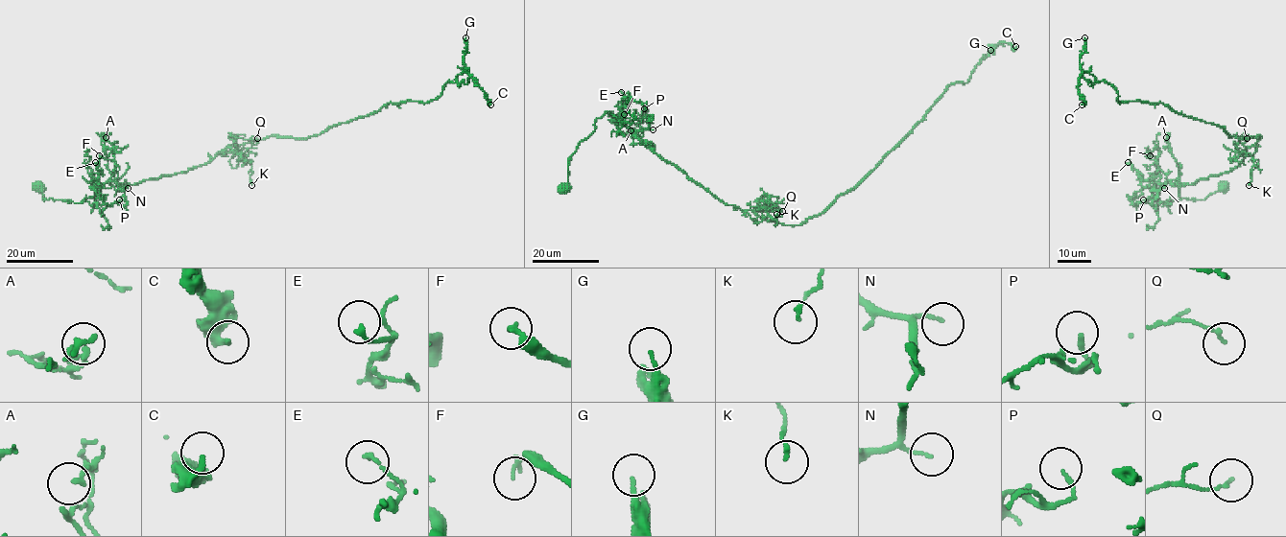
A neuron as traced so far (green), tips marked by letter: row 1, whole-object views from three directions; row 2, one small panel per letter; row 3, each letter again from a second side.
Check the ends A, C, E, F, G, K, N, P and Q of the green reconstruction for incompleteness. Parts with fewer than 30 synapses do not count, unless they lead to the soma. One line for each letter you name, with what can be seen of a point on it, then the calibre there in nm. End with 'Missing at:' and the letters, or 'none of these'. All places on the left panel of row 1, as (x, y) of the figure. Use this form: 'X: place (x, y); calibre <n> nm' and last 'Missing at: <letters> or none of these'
Missing at: none of these

